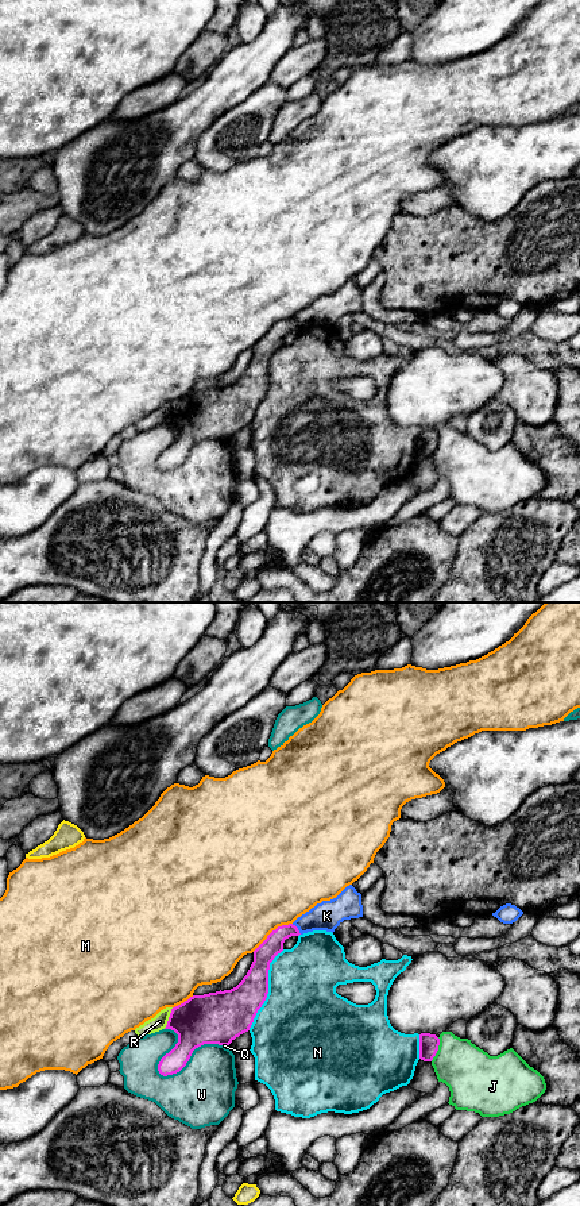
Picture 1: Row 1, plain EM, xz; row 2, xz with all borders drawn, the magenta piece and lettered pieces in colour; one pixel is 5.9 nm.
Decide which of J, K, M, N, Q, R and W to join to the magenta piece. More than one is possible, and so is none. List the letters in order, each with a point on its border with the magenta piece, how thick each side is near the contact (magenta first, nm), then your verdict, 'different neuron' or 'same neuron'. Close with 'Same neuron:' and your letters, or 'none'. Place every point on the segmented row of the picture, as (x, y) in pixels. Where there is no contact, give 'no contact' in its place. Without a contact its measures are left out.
J: xz (437, 1050) | 110/320 nm | different neuron
K: xz (297, 928) | 120/180 nm | different neuron
M: xz (271, 932) | 120/500 nm | different neuron
N: xz (267, 989) | 260/460 nm | different neuron
Q: xz (227, 1044) | 300/20 nm | different neuron
R: xz (169, 1018) | 300/90 nm | different neuron
W: xz (189, 1058) | 280/380 nm | different neuron
Same neuron: none

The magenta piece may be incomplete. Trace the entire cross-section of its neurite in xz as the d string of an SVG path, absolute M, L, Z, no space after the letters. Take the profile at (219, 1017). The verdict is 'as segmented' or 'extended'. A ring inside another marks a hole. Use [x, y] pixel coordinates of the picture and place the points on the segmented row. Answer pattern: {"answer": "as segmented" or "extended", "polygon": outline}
{"answer": "as segmented", "polygon": "M293 924L278 926L254 951L254 962L236 987L193 995L173 1007L165 1029L174 1030L178 1043L161 1059L159 1074L179 1072L193 1051L204 1044L229 1045L248 1032L268 994L270 963L283 951L286 939L299 935Z"}

